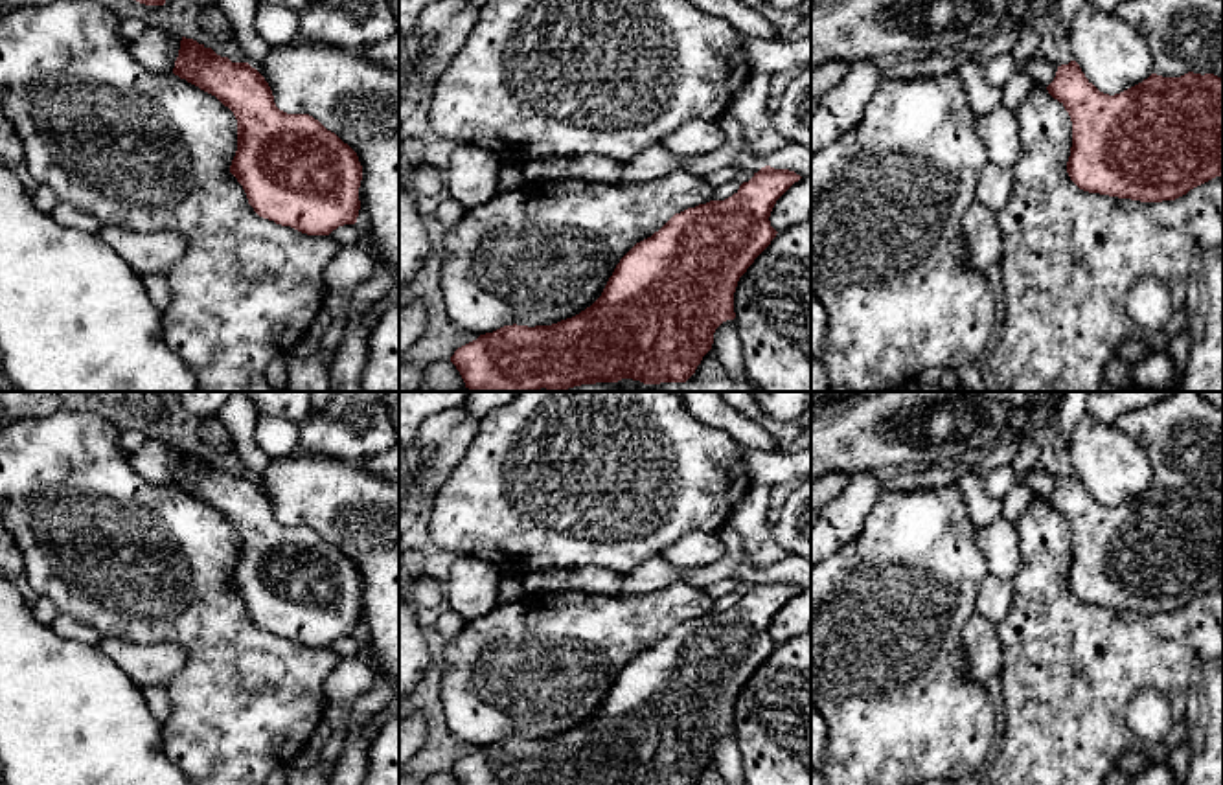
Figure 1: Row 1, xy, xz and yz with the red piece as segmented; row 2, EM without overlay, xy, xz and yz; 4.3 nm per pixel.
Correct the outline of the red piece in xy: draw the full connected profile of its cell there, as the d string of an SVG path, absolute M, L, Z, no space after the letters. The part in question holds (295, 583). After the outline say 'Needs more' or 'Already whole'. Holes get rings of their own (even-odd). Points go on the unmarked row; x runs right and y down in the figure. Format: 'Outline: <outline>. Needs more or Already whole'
Outline: M182 449L173 485L234 524L237 563L230 585L259 629L307 647L357 634L357 564L313 528L280 522L256 480Z. Already whole

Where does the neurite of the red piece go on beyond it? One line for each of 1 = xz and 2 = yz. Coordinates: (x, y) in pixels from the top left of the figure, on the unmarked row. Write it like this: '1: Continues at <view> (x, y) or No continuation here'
1: No continuation here
2: No continuation here

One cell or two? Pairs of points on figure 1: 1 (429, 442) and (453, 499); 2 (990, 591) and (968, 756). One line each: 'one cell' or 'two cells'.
1: two cells
2: two cells

